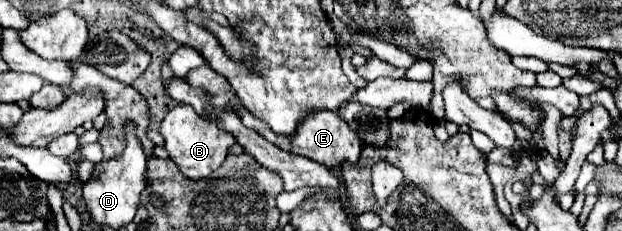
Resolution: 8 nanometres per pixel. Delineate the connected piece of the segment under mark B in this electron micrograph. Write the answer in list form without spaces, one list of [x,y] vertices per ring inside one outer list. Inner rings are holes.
[[[190,105],[174,107],[162,121],[160,133],[166,141],[166,151],[170,159],[180,167],[180,171],[190,179],[200,179],[212,175],[226,159],[228,149],[236,143],[232,135],[226,135],[214,123],[204,121]]]

